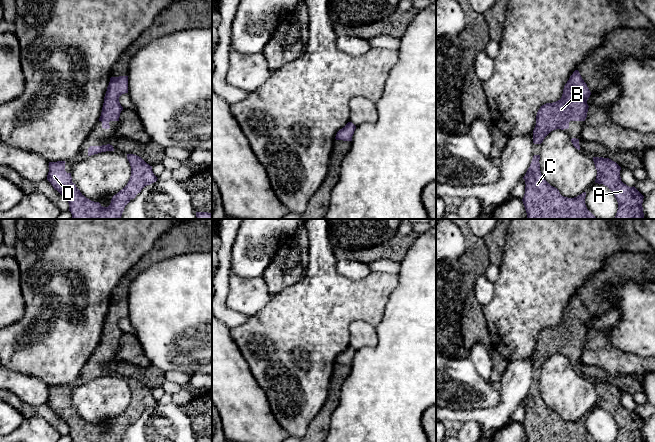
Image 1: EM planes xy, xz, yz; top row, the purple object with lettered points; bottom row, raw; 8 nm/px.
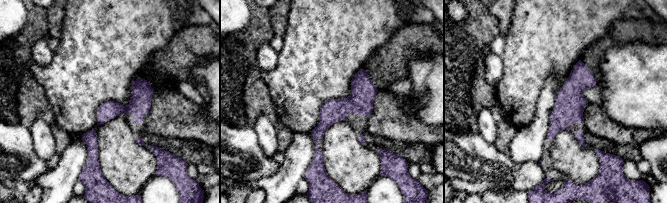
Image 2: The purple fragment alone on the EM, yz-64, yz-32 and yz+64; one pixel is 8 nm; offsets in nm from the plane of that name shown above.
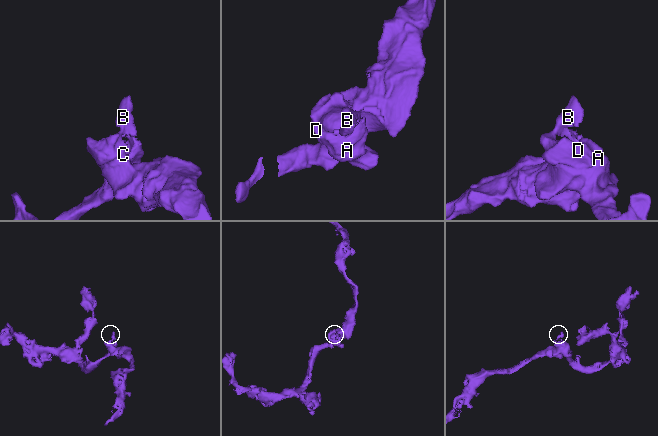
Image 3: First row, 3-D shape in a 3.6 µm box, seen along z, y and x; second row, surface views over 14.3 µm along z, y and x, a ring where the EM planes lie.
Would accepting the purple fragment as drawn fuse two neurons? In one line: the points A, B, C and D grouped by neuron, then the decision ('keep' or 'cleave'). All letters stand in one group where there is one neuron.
A B C D | keep

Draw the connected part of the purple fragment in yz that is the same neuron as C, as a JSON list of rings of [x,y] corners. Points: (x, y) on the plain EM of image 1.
[[[534,379],[530,391],[523,403],[525,404],[525,418],[522,423],[527,442],[596,442],[586,431],[586,416],[574,422],[564,421],[559,414],[551,410],[540,395],[540,379]]]

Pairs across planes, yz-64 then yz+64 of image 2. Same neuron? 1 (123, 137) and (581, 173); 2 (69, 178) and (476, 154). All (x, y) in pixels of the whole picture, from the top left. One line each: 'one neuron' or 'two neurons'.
1: one neuron
2: two neurons

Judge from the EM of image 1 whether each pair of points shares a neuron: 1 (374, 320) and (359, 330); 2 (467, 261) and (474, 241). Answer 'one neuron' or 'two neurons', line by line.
1: two neurons
2: one neuron

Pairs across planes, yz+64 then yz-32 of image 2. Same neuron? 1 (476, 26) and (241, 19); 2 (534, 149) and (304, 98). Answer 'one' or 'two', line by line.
1: two
2: two

